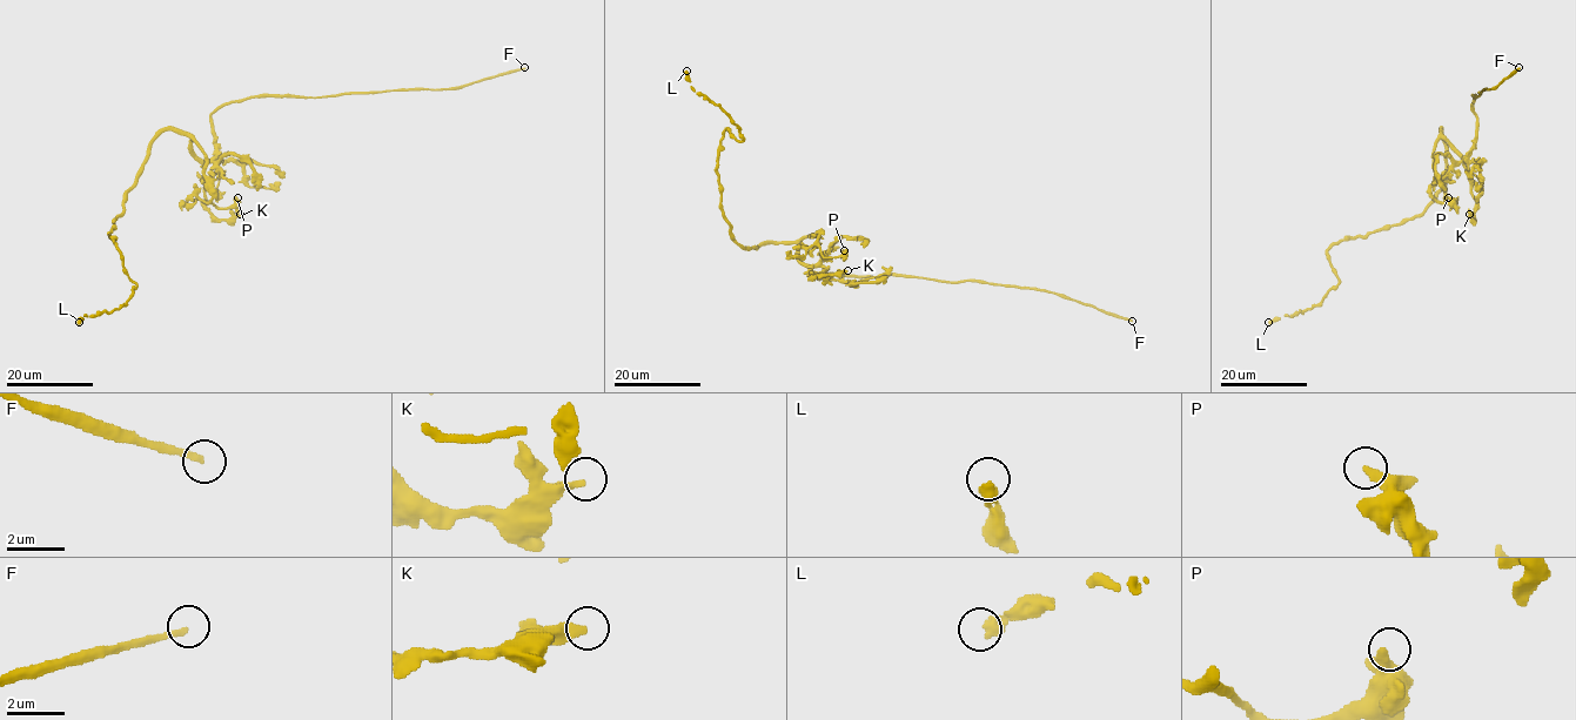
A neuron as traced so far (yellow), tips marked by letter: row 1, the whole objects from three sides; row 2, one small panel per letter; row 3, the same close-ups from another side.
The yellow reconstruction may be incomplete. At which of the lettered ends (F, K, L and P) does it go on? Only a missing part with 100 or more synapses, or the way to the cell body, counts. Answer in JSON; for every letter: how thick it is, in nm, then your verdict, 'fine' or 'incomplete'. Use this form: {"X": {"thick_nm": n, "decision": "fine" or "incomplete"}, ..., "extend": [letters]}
{"F": {"thick_nm": 220, "decision": "incomplete"}, "K": {"thick_nm": 320, "decision": "fine"}, "L": {"thick_nm": 400, "decision": "fine"}, "P": {"thick_nm": 380, "decision": "fine"}, "extend": ["F"]}

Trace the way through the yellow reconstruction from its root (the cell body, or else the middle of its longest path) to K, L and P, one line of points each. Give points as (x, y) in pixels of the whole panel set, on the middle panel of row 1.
K: (799, 257), (809, 267), (824, 268), (812, 273), (812, 277), (847, 270)
L: (799, 257), (796, 243), (733, 239), (717, 147), (728, 129), (744, 139), (686, 71)
P: (799, 257), (798, 242), (816, 233), (824, 257), (837, 257), (844, 250)

